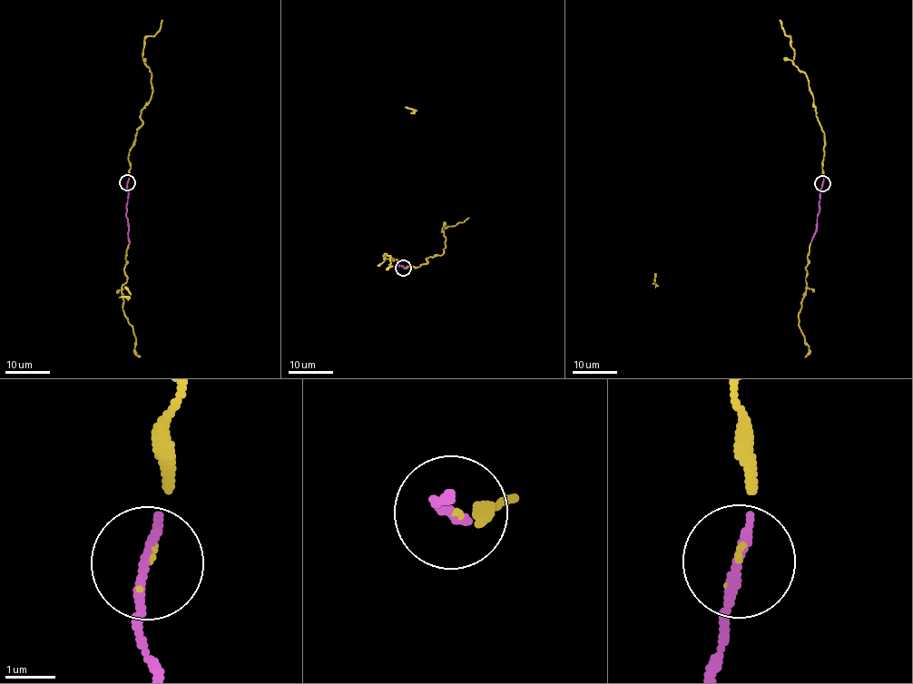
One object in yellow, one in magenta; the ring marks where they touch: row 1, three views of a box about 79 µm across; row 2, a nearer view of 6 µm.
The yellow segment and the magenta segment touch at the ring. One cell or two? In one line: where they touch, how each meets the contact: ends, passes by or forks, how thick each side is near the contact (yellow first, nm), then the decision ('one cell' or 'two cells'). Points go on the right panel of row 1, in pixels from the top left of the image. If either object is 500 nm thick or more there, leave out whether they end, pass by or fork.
(822, 183) | yellow ends | magenta ends | 40/240 nm | one cell

